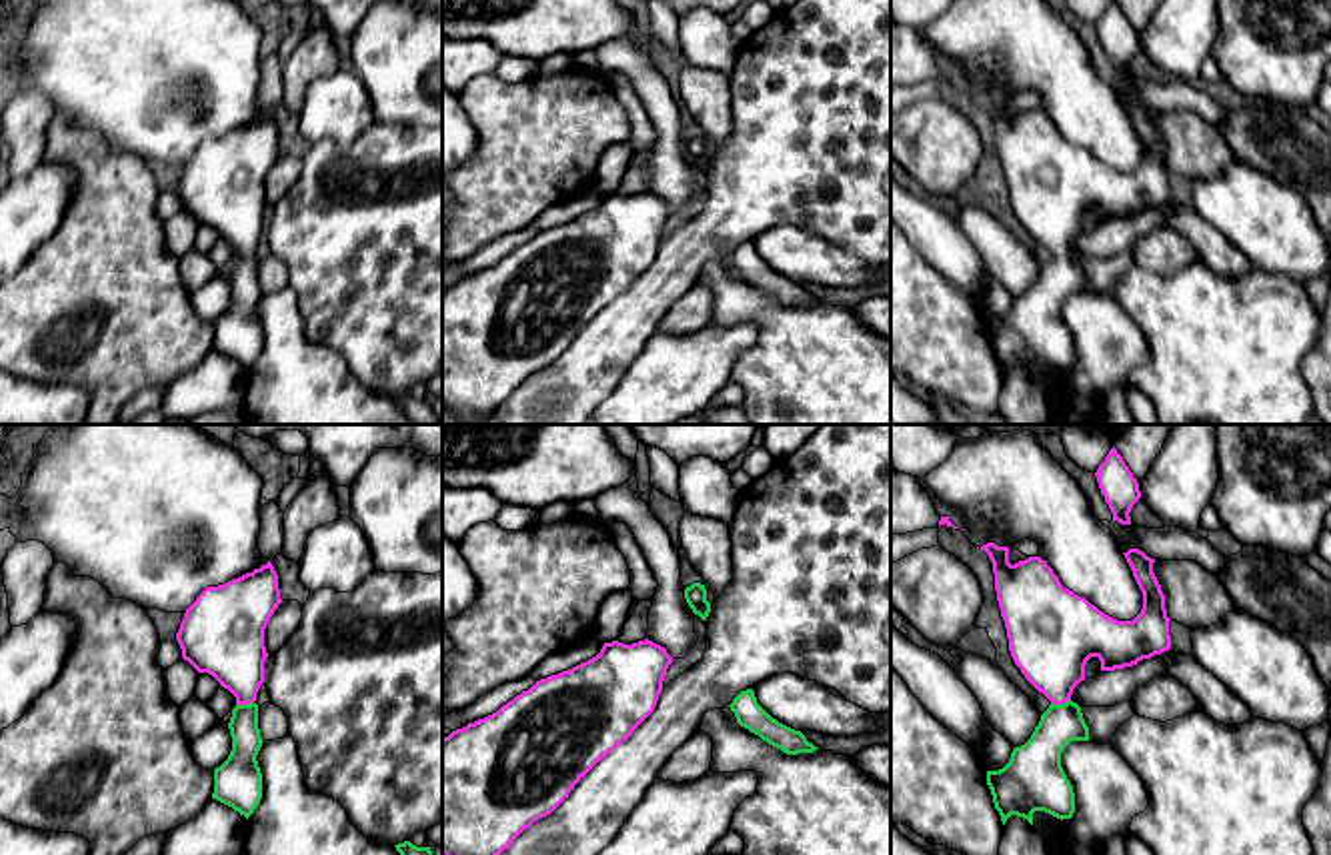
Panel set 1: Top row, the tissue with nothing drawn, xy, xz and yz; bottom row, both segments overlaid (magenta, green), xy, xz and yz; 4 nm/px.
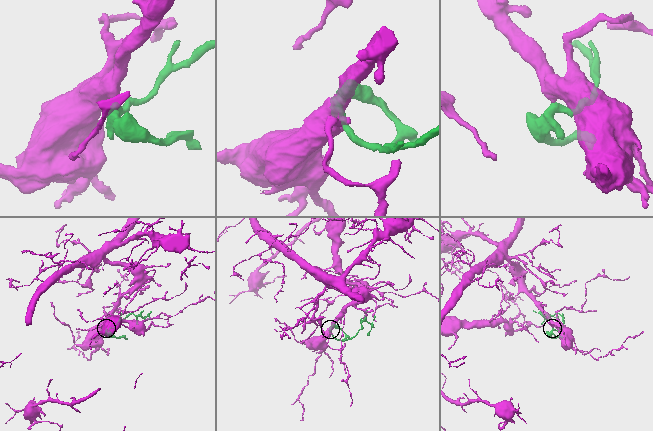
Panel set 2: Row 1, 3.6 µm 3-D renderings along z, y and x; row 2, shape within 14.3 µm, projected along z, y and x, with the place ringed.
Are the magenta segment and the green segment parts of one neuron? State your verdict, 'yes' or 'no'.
yes

